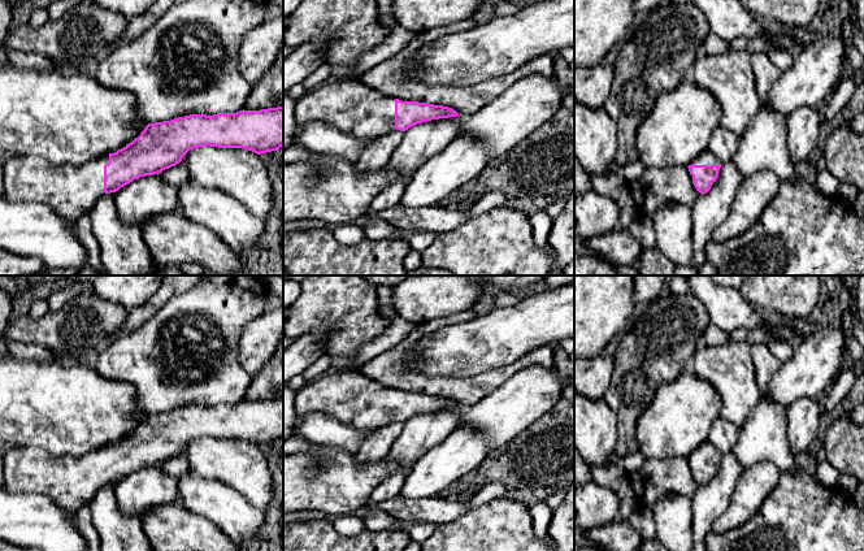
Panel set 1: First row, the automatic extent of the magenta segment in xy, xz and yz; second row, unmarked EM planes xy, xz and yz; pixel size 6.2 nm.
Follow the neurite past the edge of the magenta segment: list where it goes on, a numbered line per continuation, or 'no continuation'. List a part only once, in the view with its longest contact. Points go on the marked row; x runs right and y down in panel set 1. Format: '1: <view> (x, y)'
1: xy (70, 191)

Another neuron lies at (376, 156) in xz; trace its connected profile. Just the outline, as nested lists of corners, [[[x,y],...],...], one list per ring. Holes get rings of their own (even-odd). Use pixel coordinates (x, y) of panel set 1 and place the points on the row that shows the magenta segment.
[[[395,130],[373,140],[360,156],[357,162],[359,172],[377,172],[387,166],[403,136],[404,131]]]

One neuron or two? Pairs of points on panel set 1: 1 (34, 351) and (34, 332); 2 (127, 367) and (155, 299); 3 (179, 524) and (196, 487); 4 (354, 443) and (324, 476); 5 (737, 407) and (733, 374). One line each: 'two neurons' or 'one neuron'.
1: two neurons
2: two neurons
3: two neurons
4: two neurons
5: one neuron

